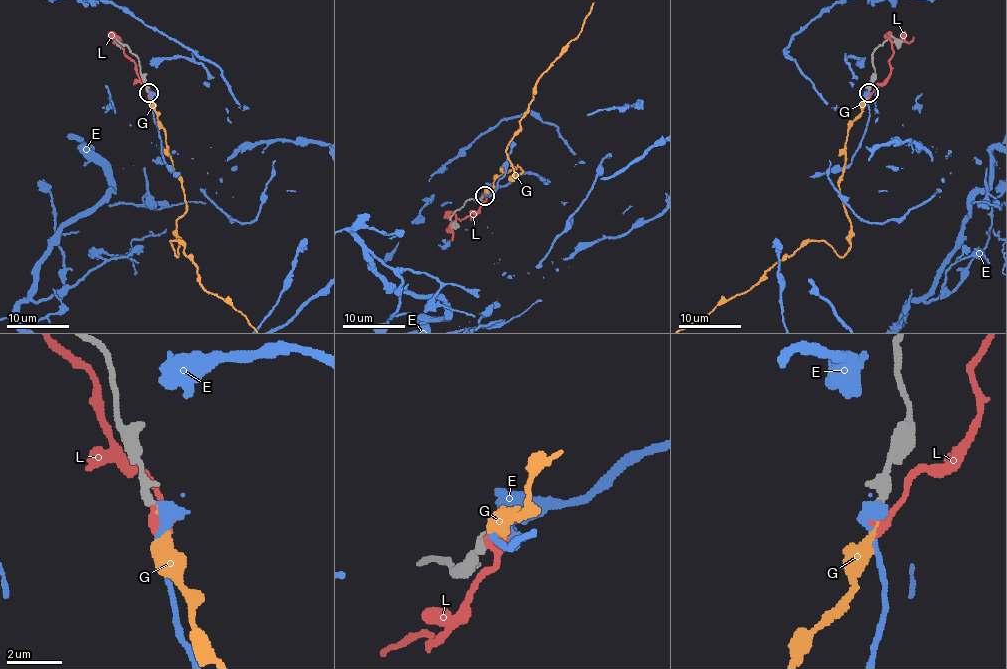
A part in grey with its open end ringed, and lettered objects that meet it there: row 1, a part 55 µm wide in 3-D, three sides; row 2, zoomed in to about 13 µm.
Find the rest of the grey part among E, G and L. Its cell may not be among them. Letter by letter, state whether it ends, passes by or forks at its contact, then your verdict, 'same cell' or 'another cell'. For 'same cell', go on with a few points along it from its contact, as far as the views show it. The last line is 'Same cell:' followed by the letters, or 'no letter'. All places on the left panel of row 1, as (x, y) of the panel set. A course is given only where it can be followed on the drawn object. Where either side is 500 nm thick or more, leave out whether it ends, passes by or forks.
E: another cell
G: it ends | same cell
L: it ends | another cell
Same cell: G

